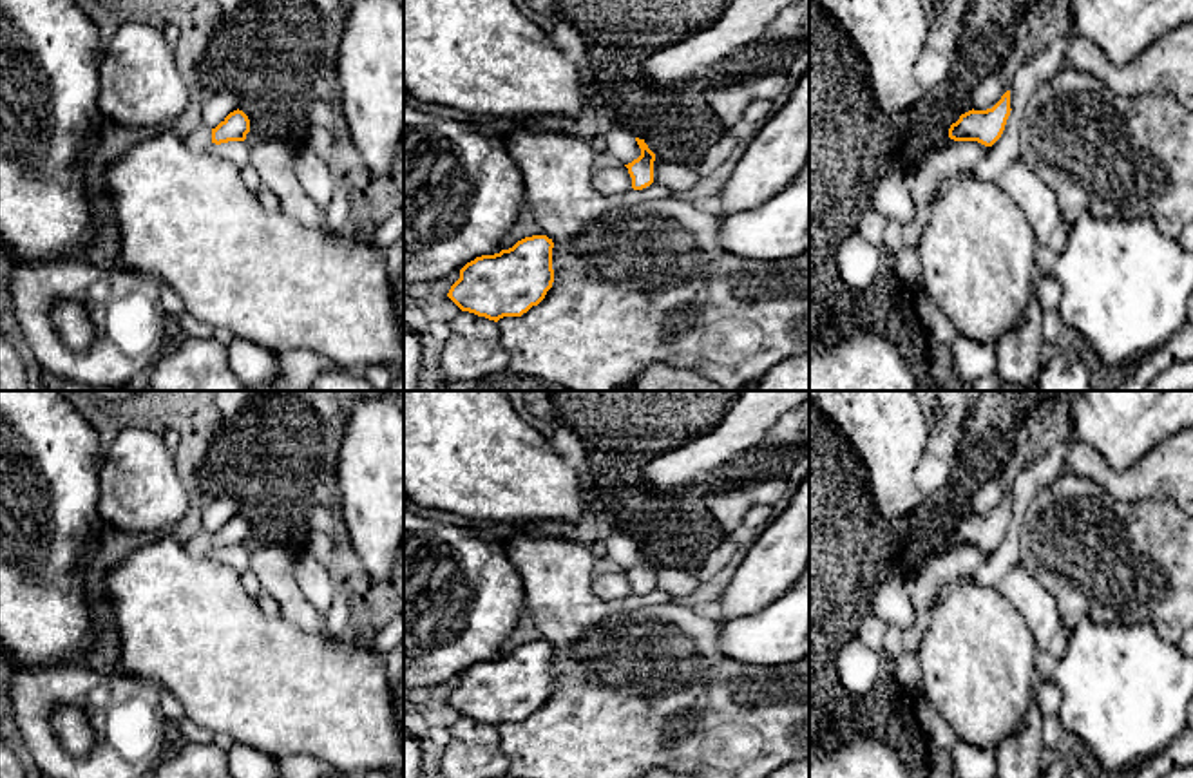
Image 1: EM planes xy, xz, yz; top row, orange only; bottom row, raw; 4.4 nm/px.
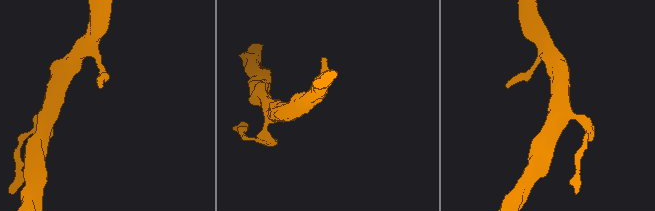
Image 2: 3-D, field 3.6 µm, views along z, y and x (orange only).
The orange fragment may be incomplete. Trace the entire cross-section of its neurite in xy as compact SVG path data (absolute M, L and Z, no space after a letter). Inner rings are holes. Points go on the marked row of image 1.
M243 110L230 112L215 128L212 128L212 143L244 141L250 132L250 119Z

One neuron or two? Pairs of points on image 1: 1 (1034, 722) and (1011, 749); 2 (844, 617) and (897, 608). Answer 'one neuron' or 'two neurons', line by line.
1: one neuron
2: two neurons

